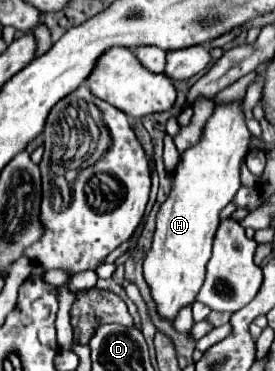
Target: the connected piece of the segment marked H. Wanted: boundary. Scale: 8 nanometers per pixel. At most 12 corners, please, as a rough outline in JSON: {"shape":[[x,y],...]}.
{"shape":[[242,102],[214,106],[180,156],[144,260],[170,320],[204,284],[240,188]]}

